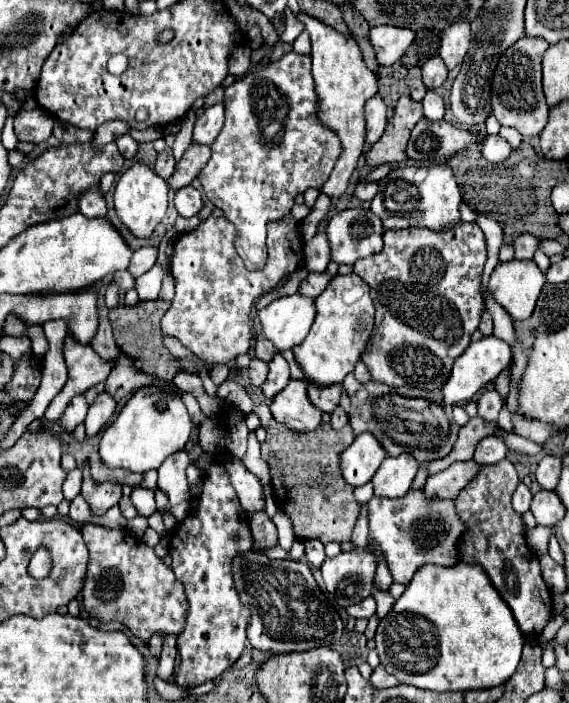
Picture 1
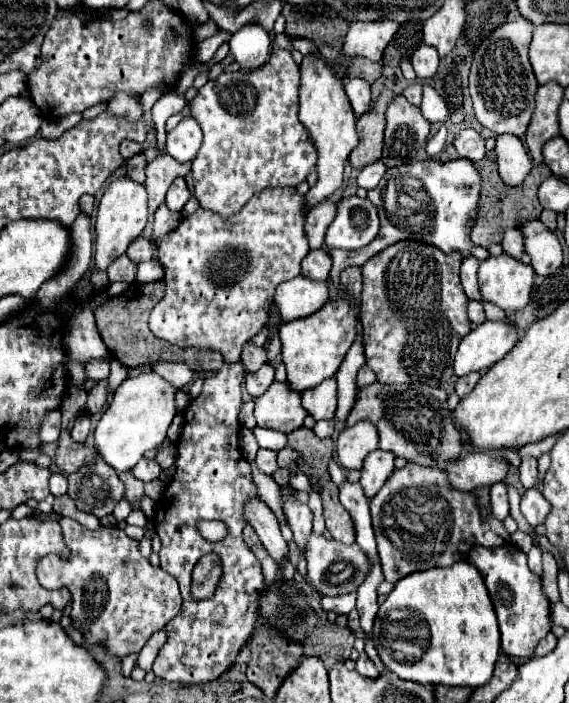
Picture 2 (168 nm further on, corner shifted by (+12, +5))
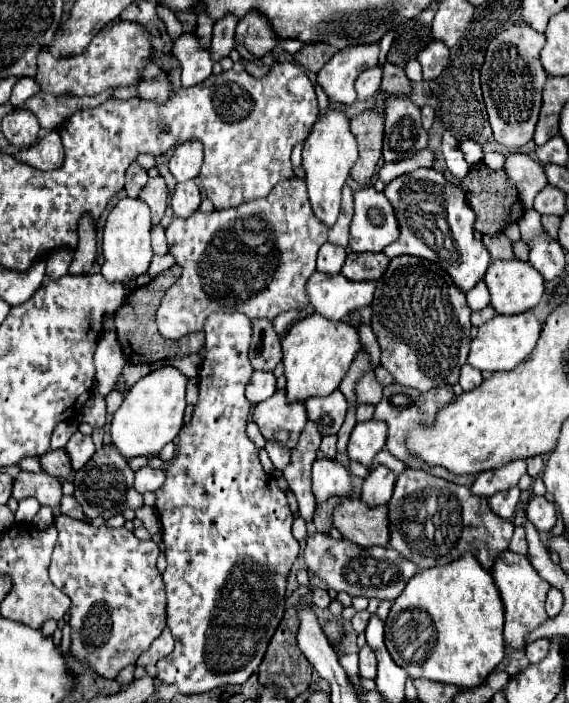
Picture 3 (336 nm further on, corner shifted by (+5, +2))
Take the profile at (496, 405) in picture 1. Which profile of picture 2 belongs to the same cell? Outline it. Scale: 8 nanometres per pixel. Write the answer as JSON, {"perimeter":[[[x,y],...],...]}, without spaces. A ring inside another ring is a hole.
{"perimeter":[[[468,374],[468,376],[460,376],[458,380],[456,380],[456,394],[460,396],[460,398],[464,398],[470,390],[472,390],[472,386],[478,382],[478,378],[480,378],[480,374]]]}

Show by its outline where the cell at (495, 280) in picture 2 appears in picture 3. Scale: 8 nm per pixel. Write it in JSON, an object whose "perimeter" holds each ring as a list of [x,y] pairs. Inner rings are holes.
{"perimeter":[[[519,259],[493,261],[485,273],[485,283],[491,293],[491,307],[501,315],[515,315],[533,309],[543,297],[543,277],[529,263]]]}

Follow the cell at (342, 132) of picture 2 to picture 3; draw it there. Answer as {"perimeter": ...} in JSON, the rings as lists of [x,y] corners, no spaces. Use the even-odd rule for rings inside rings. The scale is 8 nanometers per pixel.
{"perimeter":[[[329,107],[323,115],[317,117],[309,137],[303,143],[303,169],[305,169],[305,183],[307,183],[311,207],[315,215],[329,227],[335,223],[339,215],[341,187],[345,185],[349,177],[349,169],[359,157],[359,149],[355,143],[355,135],[351,135],[349,121],[351,119],[343,111]]]}

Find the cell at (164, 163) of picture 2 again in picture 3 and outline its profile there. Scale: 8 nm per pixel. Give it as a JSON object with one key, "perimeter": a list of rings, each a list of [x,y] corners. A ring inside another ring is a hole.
{"perimeter":[[[157,175],[157,177],[151,177],[147,181],[147,185],[143,187],[143,191],[139,193],[139,199],[145,201],[151,209],[151,217],[153,217],[153,225],[157,225],[165,213],[165,207],[167,207],[167,185],[165,185],[165,179],[163,175]]]}

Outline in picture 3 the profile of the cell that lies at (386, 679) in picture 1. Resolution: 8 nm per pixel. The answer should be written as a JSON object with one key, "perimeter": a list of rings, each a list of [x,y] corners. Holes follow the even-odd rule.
{"perimeter":[[[365,645],[359,651],[359,673],[365,679],[375,679],[377,675],[377,661],[375,661],[375,653],[371,651],[369,645]]]}

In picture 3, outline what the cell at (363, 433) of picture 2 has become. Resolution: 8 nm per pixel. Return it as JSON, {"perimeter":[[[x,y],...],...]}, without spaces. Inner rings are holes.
{"perimeter":[[[371,419],[365,423],[357,423],[347,445],[349,459],[359,461],[365,467],[371,467],[375,455],[385,447],[385,437],[387,425],[383,421]]]}

